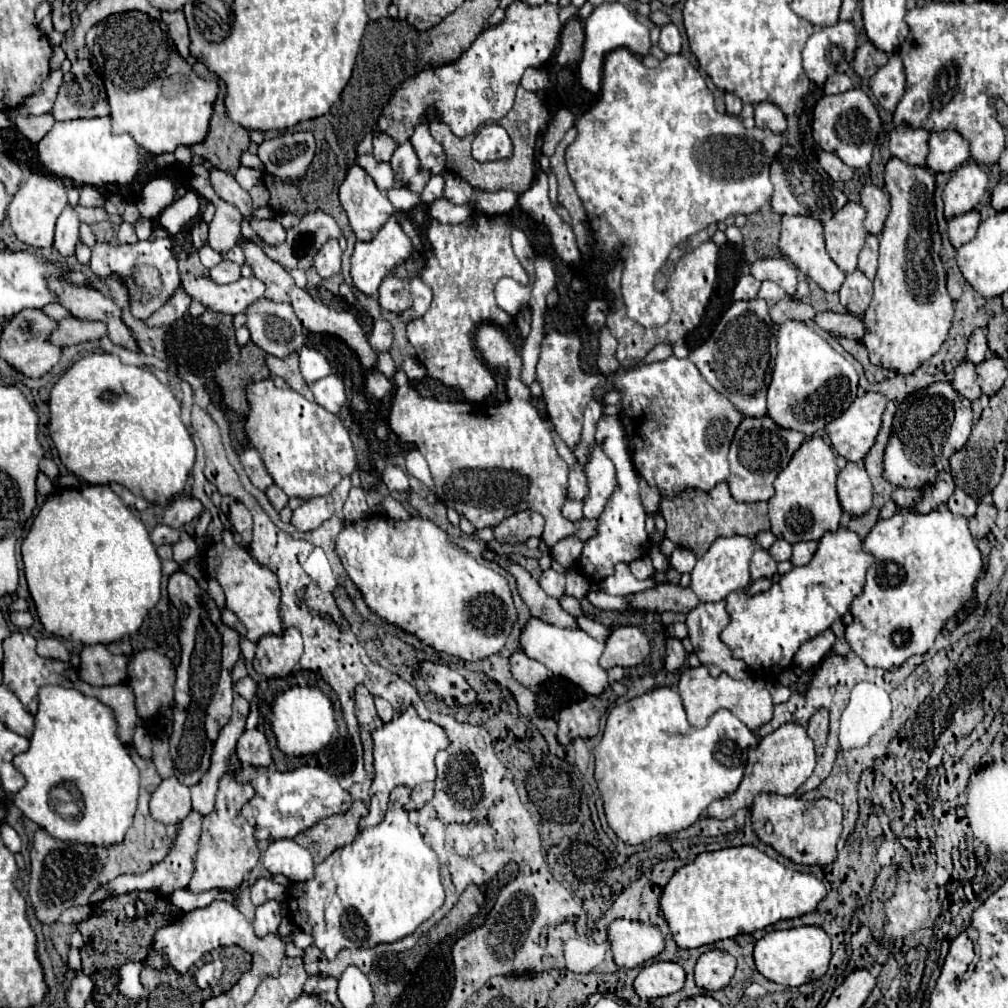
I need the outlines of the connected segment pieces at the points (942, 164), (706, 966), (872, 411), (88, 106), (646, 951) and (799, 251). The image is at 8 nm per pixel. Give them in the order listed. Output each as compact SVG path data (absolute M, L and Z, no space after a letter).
M955 131L929 135L927 167L935 173L951 173L969 159L969 143Z
M705 951L695 965L695 983L707 991L719 991L729 985L735 973L735 957L727 951Z
M865 393L863 397L857 397L843 415L825 427L833 449L847 461L863 463L881 427L883 409L885 397L879 393Z
M77 59L65 75L51 115L57 121L109 115L105 85L87 59Z
M617 919L607 929L607 941L617 967L633 969L663 951L663 935L657 927L641 921Z
M783 215L779 249L803 275L813 279L823 291L839 291L845 279L845 273L827 255L825 241L823 241L823 225L817 219L807 217L807 215Z

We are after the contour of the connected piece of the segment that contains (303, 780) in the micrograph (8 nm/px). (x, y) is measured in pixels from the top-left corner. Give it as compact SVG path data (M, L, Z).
M245 765L239 779L251 783L255 789L255 797L243 807L243 817L255 827L257 839L293 839L297 833L313 827L317 821L335 813L345 813L353 803L351 795L341 789L338 778L321 767L303 765L281 773L269 767Z

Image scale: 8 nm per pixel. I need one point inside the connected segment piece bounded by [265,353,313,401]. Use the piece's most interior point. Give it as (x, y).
(288, 368)

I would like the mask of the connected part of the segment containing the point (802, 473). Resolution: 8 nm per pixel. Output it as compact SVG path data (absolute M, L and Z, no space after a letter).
M809 437L773 483L775 495L769 499L771 533L793 545L799 541L819 541L825 531L837 531L843 515L835 491L837 473L839 467L829 441Z

